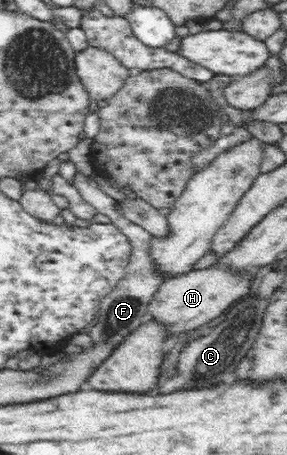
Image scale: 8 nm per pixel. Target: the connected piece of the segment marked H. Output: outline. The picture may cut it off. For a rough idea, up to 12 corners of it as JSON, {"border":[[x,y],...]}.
{"border":[[215,264],[162,283],[147,313],[169,338],[252,293]]}

